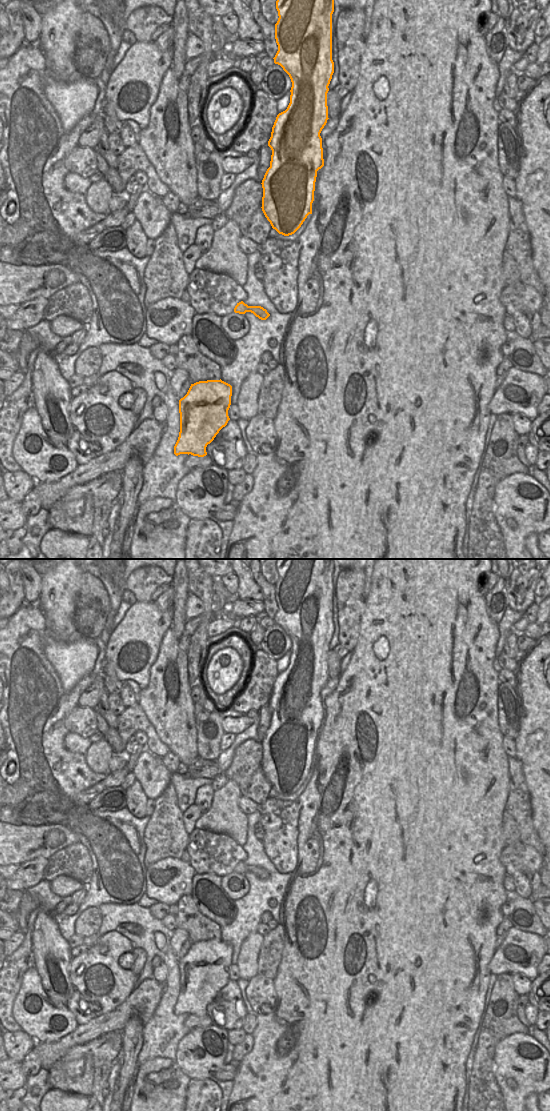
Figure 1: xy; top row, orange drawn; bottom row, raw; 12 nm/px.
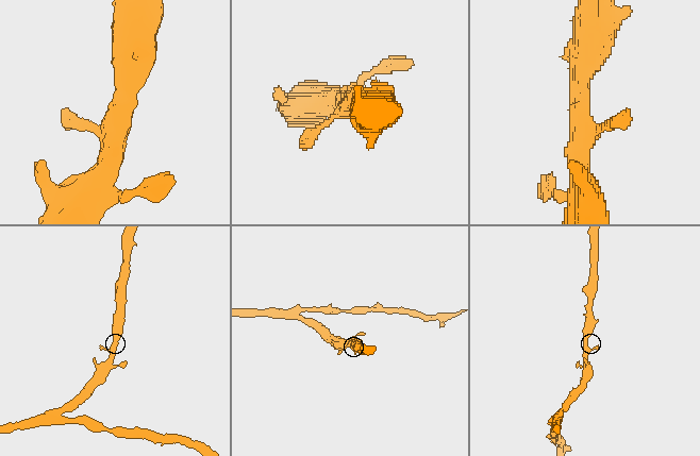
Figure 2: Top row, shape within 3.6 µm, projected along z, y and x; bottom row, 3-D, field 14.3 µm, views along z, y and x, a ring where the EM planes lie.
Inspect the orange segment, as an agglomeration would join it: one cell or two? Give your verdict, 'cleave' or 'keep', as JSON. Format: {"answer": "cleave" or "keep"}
{"answer": "keep"}

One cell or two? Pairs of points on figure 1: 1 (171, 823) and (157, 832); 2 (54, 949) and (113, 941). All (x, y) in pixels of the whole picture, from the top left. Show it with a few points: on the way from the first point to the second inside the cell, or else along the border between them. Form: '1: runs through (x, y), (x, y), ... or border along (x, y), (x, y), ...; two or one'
1: runs through (168, 826), (160, 832); one
2: border along (73, 957), (68, 969), (69, 980); two

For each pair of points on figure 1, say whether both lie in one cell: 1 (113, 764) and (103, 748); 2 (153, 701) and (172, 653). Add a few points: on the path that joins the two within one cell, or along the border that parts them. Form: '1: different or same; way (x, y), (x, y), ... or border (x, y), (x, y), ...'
1: different; border (114, 754), (108, 762), (109, 771)
2: same; way (156, 689), (156, 668), (160, 665)

